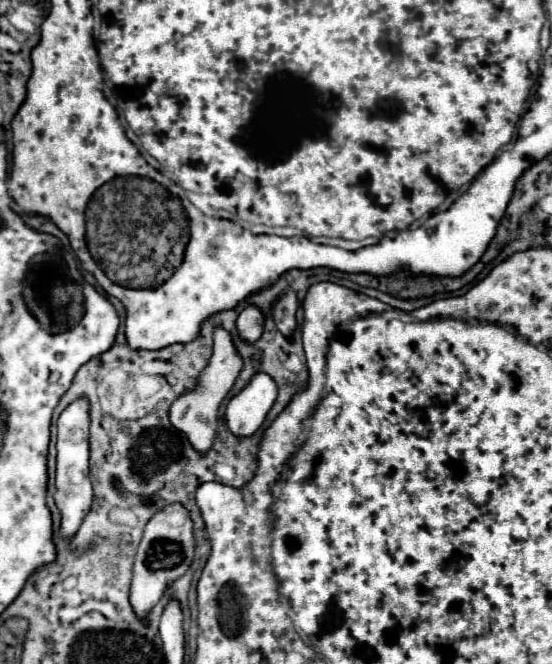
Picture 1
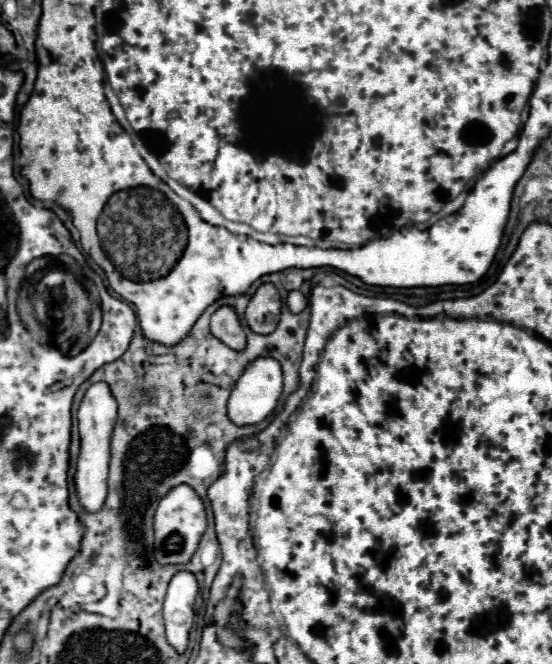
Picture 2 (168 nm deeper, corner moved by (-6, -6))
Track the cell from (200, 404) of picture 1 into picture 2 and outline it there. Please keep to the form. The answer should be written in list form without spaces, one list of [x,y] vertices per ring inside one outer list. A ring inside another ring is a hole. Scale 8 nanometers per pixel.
[[[226,305],[220,307],[210,319],[210,329],[214,337],[218,337],[222,343],[226,343],[232,349],[242,351],[246,347],[246,335],[240,327],[234,307],[226,307]]]

